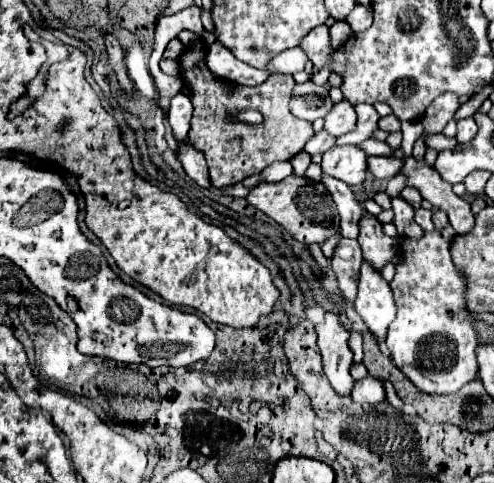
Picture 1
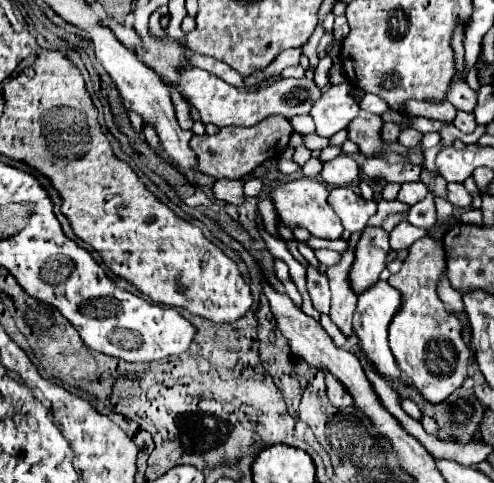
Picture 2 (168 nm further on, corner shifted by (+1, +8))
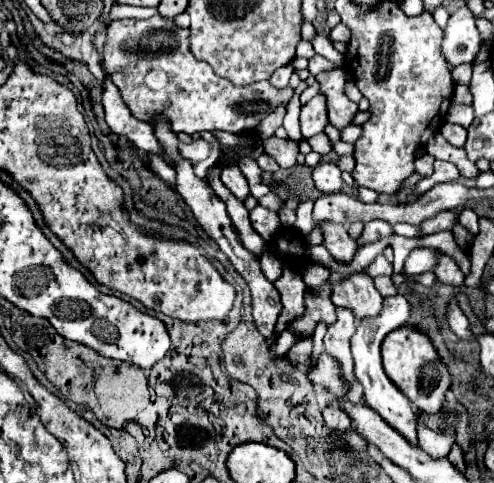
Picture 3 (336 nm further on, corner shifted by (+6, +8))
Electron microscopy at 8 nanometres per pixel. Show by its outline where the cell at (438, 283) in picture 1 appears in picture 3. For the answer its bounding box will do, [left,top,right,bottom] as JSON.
[382,326,452,414]

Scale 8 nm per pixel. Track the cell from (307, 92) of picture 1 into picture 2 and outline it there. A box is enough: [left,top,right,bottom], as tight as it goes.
[133,8,321,128]

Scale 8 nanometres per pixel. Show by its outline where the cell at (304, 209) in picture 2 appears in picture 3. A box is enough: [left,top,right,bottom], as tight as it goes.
[322,224,356,262]

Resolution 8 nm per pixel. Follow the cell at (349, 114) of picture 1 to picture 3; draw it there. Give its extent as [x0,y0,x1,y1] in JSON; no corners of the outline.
[300,94,328,138]

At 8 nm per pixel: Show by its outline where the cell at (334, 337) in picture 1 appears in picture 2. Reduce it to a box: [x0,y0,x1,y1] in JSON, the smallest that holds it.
[325,374,353,410]

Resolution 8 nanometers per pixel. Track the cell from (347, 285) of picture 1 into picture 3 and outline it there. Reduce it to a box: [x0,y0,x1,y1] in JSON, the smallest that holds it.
[324,308,356,386]

